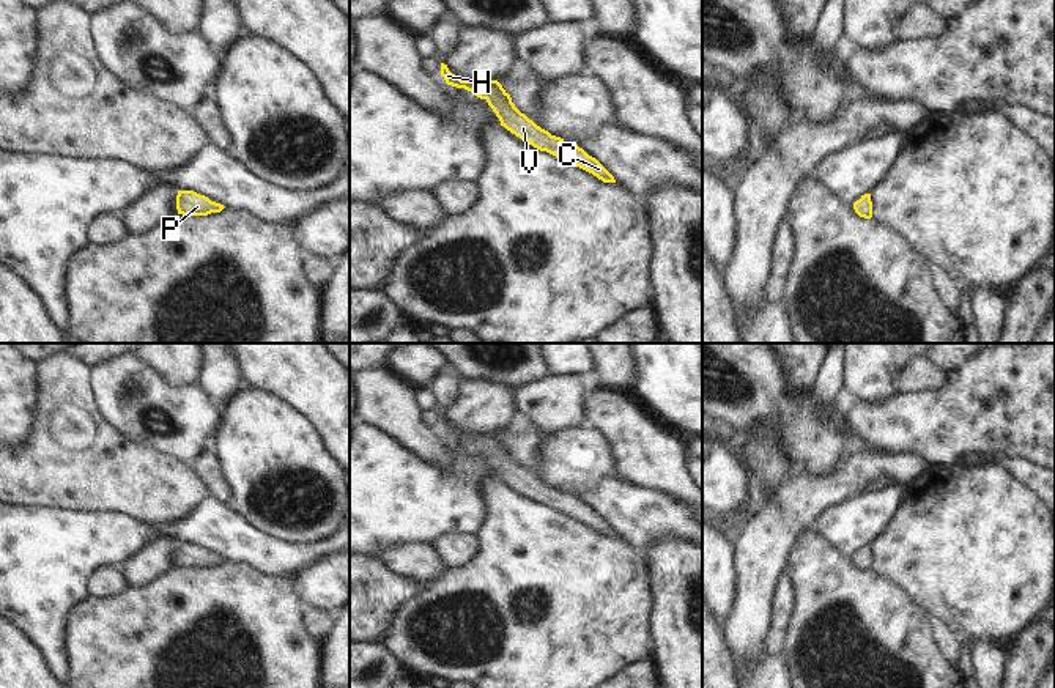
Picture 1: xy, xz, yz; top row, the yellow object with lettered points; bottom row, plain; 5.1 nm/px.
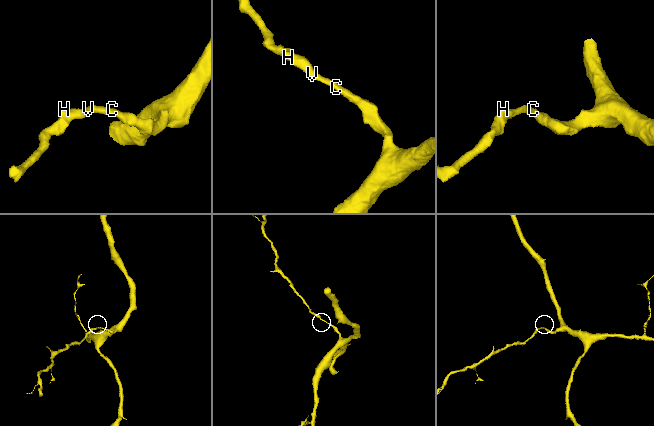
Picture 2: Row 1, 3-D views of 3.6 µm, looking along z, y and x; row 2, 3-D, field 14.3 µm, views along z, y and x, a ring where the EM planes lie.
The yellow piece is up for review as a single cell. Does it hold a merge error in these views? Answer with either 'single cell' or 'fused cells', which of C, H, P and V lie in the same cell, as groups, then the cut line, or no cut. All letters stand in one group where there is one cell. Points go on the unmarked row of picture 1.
single cell | C H P V | no cut

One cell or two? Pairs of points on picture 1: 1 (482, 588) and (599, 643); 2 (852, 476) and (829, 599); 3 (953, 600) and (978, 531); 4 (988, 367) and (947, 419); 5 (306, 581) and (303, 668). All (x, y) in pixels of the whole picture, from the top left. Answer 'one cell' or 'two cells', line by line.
1: one cell
2: two cells
3: one cell
4: one cell
5: two cells

